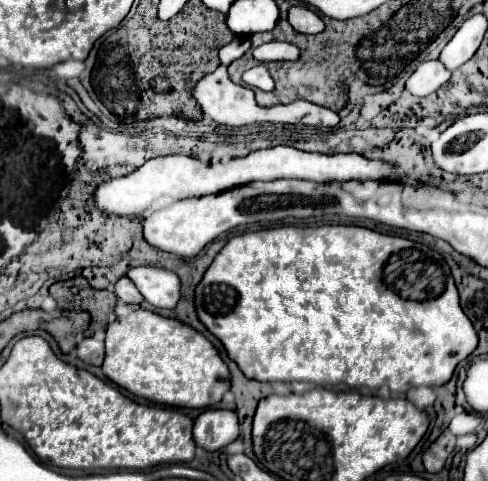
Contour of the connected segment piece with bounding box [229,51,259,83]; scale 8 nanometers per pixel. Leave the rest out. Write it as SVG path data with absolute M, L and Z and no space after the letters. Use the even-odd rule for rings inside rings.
M247 51L243 57L239 57L237 61L233 61L233 63L229 65L229 77L231 77L235 83L241 83L241 75L243 75L247 69L255 67L255 65L259 65L259 61L255 61L253 55L251 55L251 51Z

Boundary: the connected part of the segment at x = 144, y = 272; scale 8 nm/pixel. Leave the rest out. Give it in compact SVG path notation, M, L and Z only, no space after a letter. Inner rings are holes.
M155 265L131 267L127 277L135 283L139 293L155 309L173 309L179 301L181 281L173 271Z

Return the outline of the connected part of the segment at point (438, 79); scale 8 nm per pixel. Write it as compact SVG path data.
M437 59L425 61L407 79L405 87L407 87L409 93L413 93L417 97L427 97L427 95L435 93L443 83L447 83L449 77L451 77L451 73Z

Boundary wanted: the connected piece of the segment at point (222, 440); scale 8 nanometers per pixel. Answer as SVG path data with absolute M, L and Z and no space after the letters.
M207 409L195 419L195 443L207 451L217 451L229 445L239 435L239 421L233 411Z

